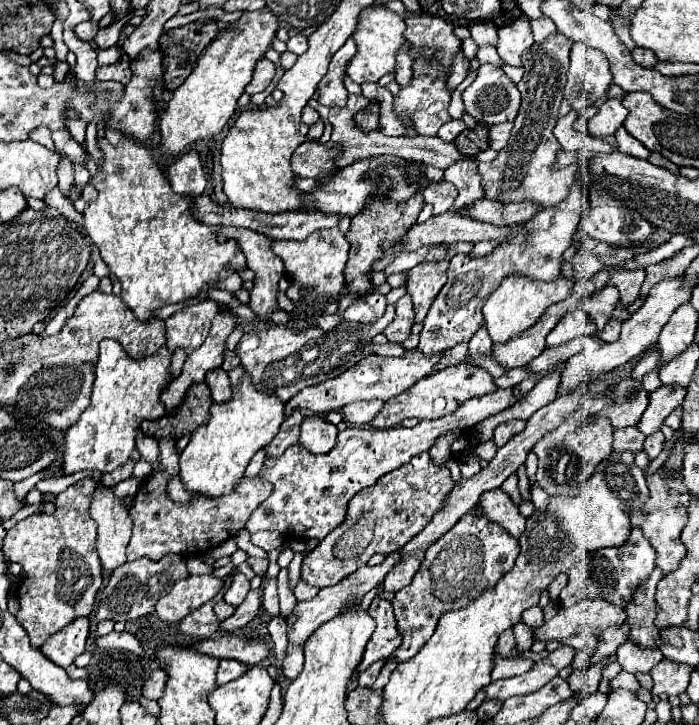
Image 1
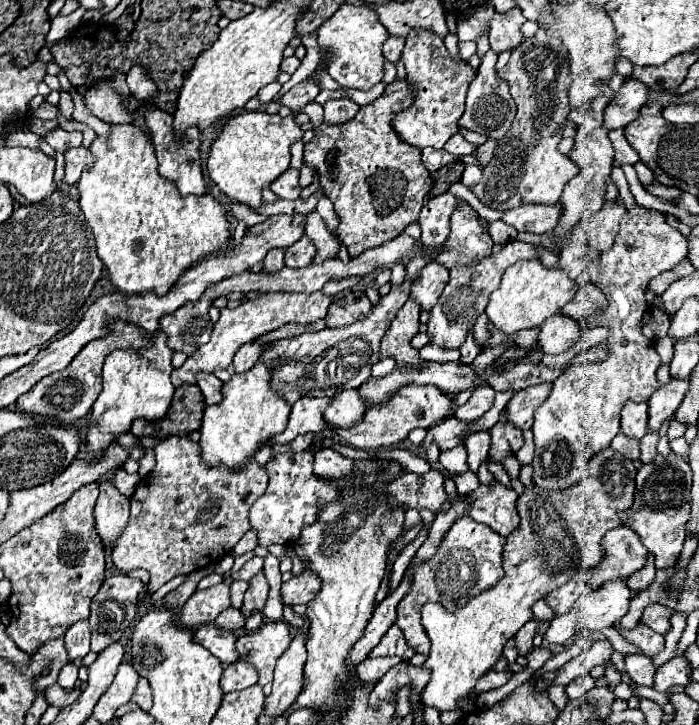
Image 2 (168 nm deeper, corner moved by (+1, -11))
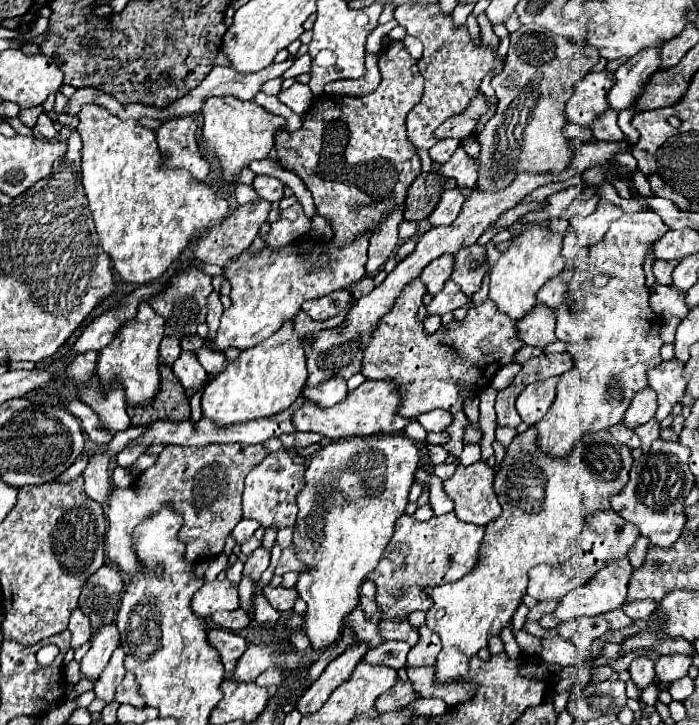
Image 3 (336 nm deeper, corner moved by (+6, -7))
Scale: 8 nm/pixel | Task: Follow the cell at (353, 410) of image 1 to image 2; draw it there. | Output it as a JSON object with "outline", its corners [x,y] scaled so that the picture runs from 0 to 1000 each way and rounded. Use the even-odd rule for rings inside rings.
{"outline":[[[485,541],[485,546],[476,546],[474,560],[465,566],[465,579],[479,590],[499,590],[502,585],[519,579],[522,563],[525,560],[519,560],[511,541]]]}

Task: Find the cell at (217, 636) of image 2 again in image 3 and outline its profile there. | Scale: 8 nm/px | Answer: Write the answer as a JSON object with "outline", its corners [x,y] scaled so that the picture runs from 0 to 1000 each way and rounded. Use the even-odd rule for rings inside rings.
{"outline":[[[315,866],[298,869],[298,883],[312,897],[312,902],[318,908],[318,916],[320,916],[320,924],[329,932],[335,927],[335,921],[338,921],[340,908],[355,894],[352,883],[346,877],[340,877],[340,874],[332,874],[332,872],[323,872],[323,869],[315,869]]]}

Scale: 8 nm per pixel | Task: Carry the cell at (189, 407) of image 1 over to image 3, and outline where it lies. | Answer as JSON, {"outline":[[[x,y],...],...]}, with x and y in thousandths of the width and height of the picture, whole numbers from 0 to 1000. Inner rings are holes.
{"outline":[[[229,502],[229,538],[215,557],[183,560],[189,588],[206,588],[223,579],[260,582],[272,577],[272,557],[263,543],[263,532],[249,519],[246,508]]]}

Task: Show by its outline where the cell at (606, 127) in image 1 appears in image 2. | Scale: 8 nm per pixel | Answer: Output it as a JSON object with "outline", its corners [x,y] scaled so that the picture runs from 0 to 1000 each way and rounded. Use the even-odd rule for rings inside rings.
{"outline":[[[908,108],[891,113],[886,130],[866,149],[866,179],[894,177],[914,160],[914,149],[926,141],[926,119]]]}

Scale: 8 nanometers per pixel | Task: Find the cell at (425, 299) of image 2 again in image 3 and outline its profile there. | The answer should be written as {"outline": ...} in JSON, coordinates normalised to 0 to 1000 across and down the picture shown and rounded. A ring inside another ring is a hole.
{"outline":[[[638,350],[638,353],[629,353],[624,359],[618,359],[601,378],[604,389],[609,392],[612,397],[612,406],[621,408],[632,400],[635,389],[644,383],[647,378],[647,367],[649,367],[649,353],[647,350]]]}

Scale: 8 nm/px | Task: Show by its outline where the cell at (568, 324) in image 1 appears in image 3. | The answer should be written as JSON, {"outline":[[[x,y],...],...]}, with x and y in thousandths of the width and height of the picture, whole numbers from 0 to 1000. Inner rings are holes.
{"outline":[[[770,419],[758,433],[738,441],[738,463],[755,477],[778,480],[781,474],[795,472],[793,450],[793,428]]]}

